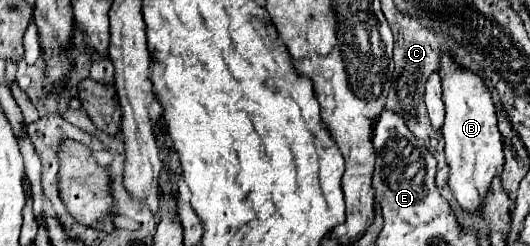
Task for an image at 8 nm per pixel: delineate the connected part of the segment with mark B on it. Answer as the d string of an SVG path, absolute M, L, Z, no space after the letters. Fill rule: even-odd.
M446 54L440 60L440 78L442 78L442 90L444 90L444 104L446 104L446 122L442 126L442 136L444 136L444 154L446 154L446 162L450 166L450 176L448 176L448 186L454 194L454 198L458 200L460 208L466 214L480 214L484 200L490 192L490 184L492 178L500 174L500 170L504 168L504 154L502 154L502 136L498 132L496 126L496 108L492 104L490 92L484 86L482 78L476 76L470 70L458 68L452 58L448 58Z

